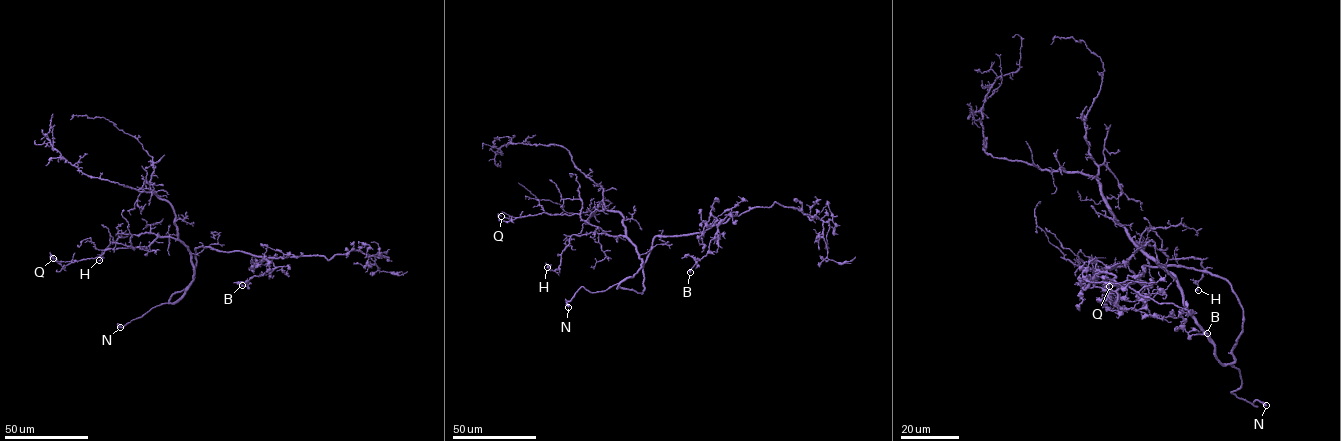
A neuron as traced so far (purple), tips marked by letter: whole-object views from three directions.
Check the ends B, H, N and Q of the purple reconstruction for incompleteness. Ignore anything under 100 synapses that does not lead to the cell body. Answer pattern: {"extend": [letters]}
{"extend": ["N"]}

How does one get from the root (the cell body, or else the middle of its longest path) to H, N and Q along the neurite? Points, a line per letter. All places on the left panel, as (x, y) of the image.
H: (192, 253), (173, 238), (148, 232), (122, 234), (102, 251), (99, 260)
N: (192, 253), (194, 280), (185, 293), (173, 302), (152, 307), (122, 327), (117, 324), (120, 327)
Q: (192, 253), (179, 240), (158, 236), (147, 246), (107, 249), (64, 268), (53, 258)

